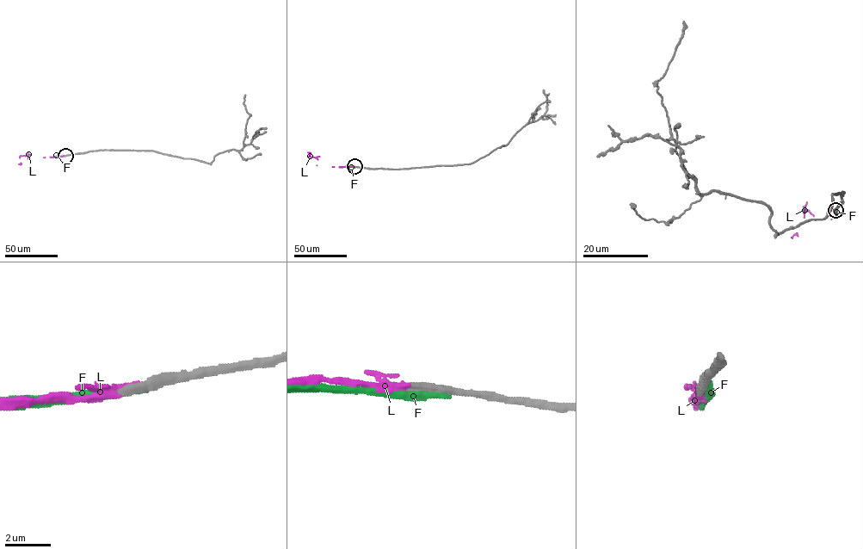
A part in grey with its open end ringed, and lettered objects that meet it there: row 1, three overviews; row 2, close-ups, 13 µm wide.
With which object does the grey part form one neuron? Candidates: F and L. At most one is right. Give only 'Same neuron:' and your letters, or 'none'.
Same neuron: L

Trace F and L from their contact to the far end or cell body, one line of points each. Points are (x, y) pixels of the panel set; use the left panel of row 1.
F: (65, 155), (55, 157)
L: (65, 156), (21, 156), (21, 163), (18, 164)

